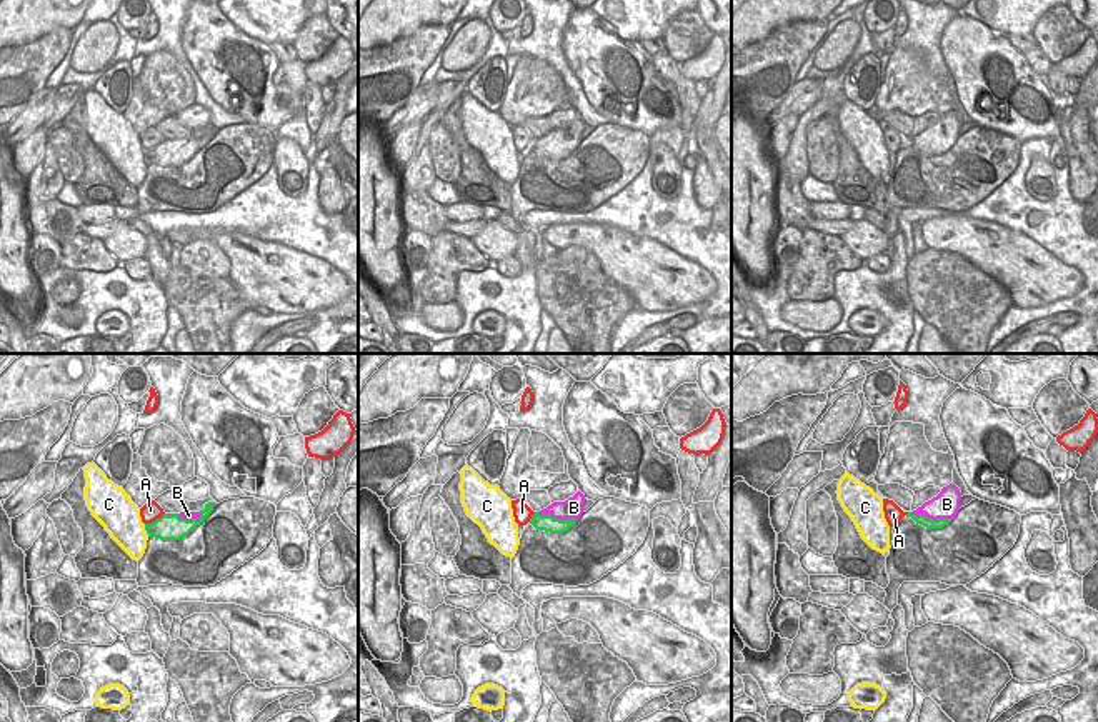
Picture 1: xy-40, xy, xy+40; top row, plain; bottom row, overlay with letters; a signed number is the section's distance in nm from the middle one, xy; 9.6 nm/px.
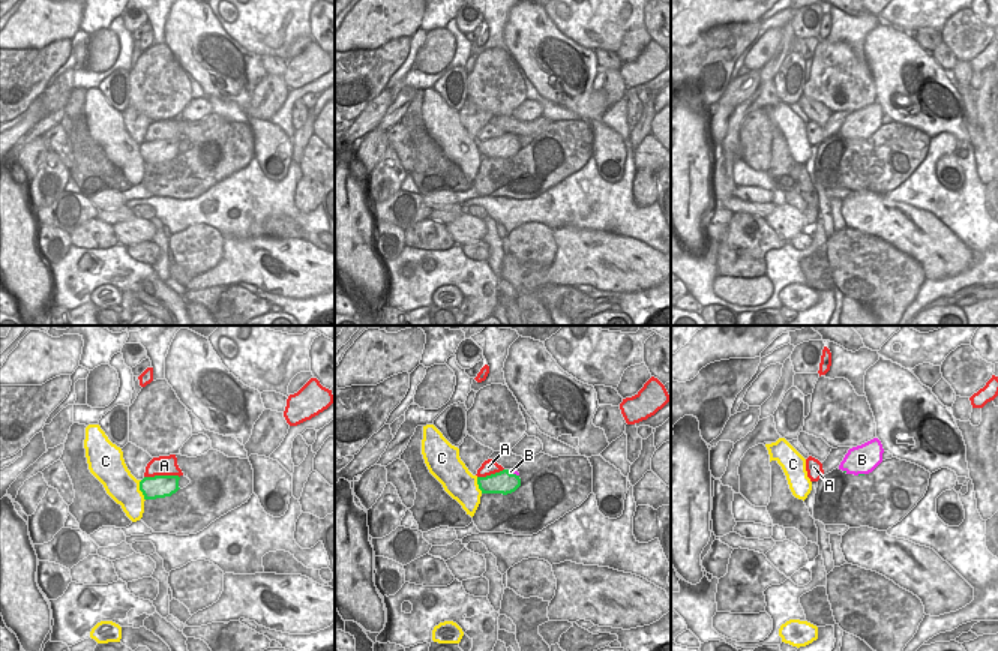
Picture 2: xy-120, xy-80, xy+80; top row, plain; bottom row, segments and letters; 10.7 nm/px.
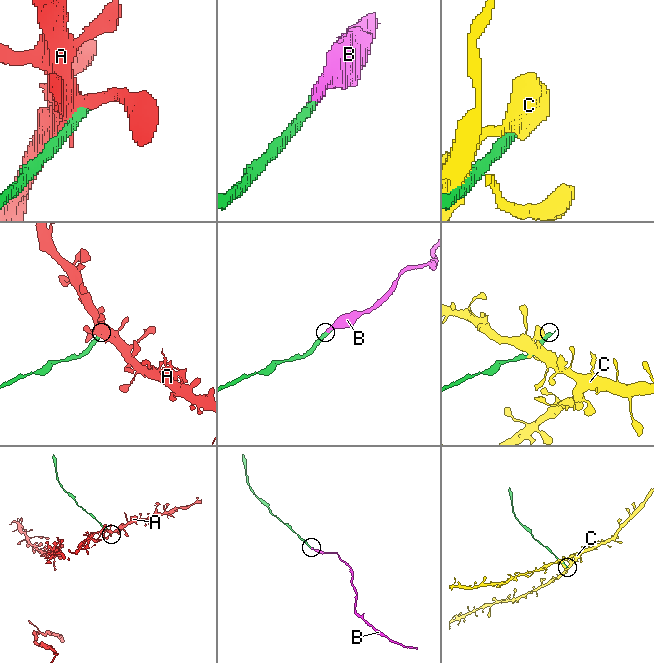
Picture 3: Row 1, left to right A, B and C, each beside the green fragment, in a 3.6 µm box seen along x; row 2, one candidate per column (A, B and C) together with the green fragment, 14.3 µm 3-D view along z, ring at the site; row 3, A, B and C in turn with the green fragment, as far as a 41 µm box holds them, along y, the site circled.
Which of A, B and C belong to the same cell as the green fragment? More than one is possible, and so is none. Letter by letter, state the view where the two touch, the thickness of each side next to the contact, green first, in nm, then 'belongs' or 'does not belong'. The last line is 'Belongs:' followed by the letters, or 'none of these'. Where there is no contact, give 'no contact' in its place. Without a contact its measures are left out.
A: contact in xy-40; calibres 260 and 180 nm; does not belong
B: contact in xy; calibres 160 and 190 nm; belongs
C: contact in xy-40; calibres 260 and 360 nm; does not belong
Belongs: B

